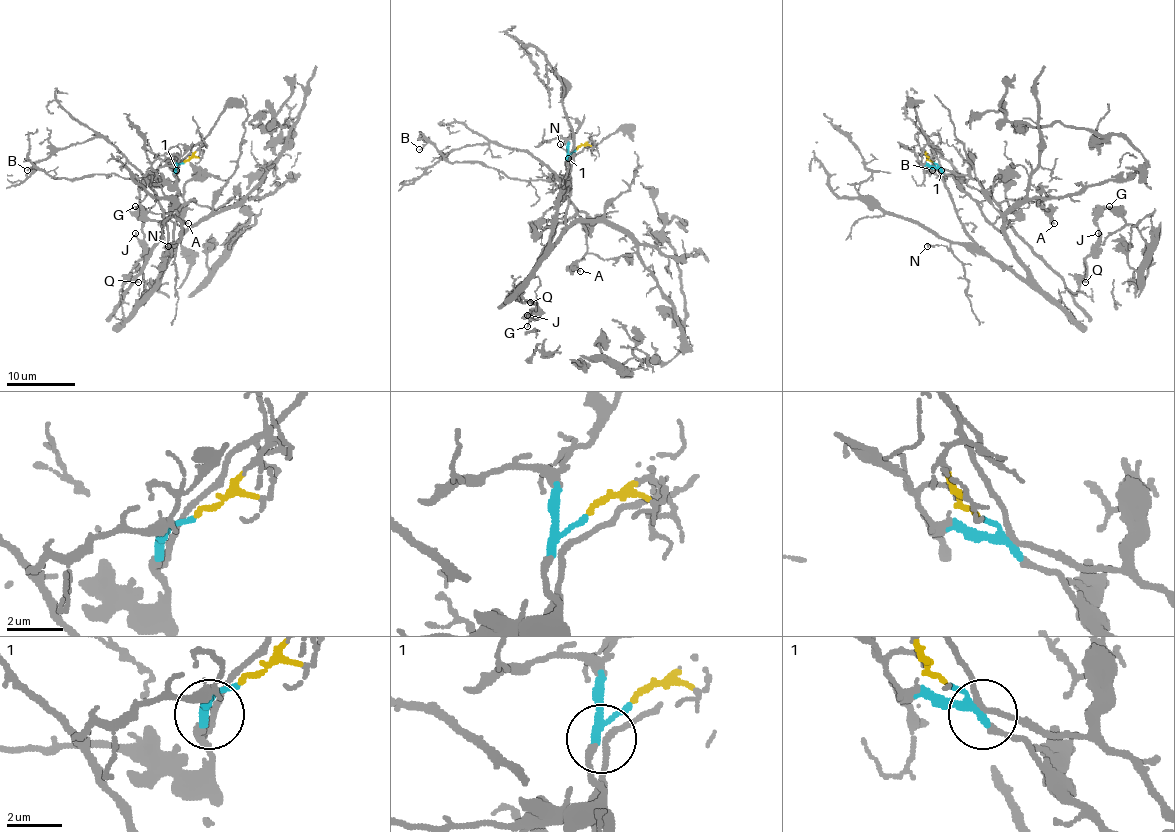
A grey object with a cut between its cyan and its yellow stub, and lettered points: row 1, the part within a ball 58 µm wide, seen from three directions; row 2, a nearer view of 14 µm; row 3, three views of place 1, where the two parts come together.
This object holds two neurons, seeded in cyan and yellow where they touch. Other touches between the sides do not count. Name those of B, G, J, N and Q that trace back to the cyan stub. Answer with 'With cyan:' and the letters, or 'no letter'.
With cyan: B, N

